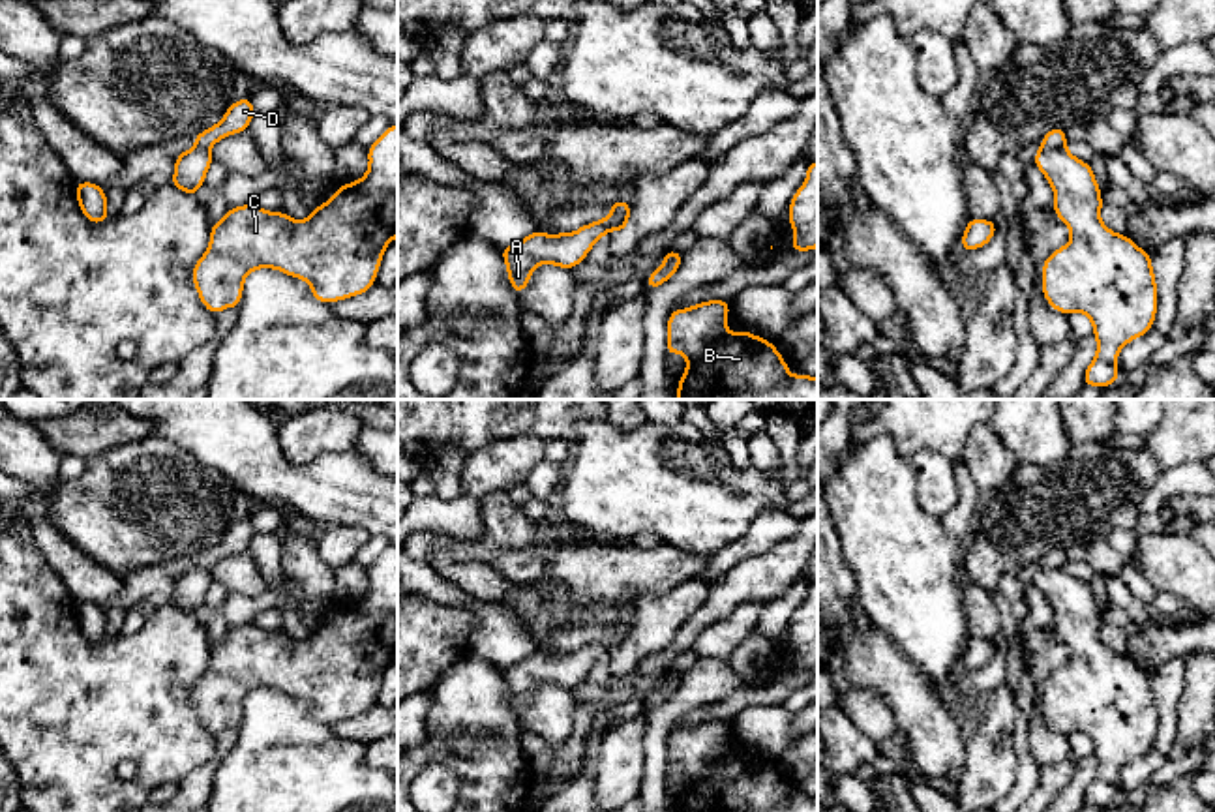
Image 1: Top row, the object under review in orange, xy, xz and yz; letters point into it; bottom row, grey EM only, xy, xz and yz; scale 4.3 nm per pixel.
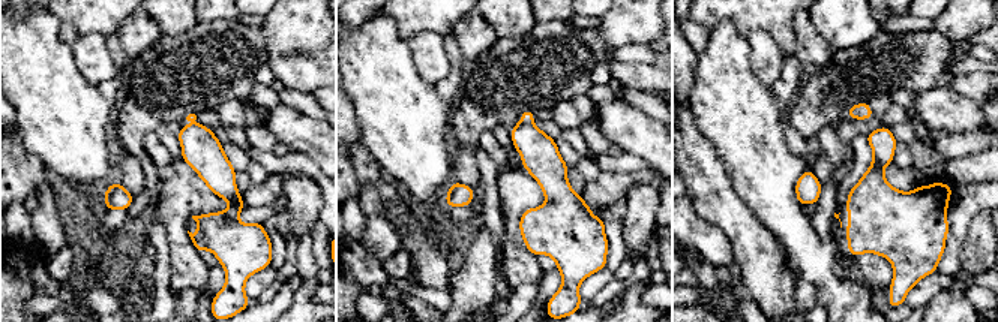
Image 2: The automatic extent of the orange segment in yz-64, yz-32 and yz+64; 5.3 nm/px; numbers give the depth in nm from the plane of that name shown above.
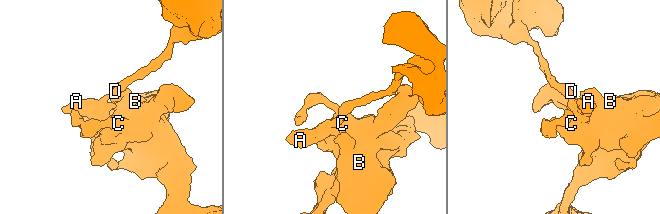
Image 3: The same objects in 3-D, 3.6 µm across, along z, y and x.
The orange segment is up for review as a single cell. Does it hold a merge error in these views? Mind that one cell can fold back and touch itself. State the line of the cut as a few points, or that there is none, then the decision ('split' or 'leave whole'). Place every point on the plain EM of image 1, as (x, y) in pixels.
yz (1039, 567), (1065, 569) | split

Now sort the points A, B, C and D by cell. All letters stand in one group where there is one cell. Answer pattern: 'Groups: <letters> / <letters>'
Groups: A B C / D

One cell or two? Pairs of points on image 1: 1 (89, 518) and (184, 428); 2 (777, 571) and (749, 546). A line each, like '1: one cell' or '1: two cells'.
1: two cells
2: two cells

